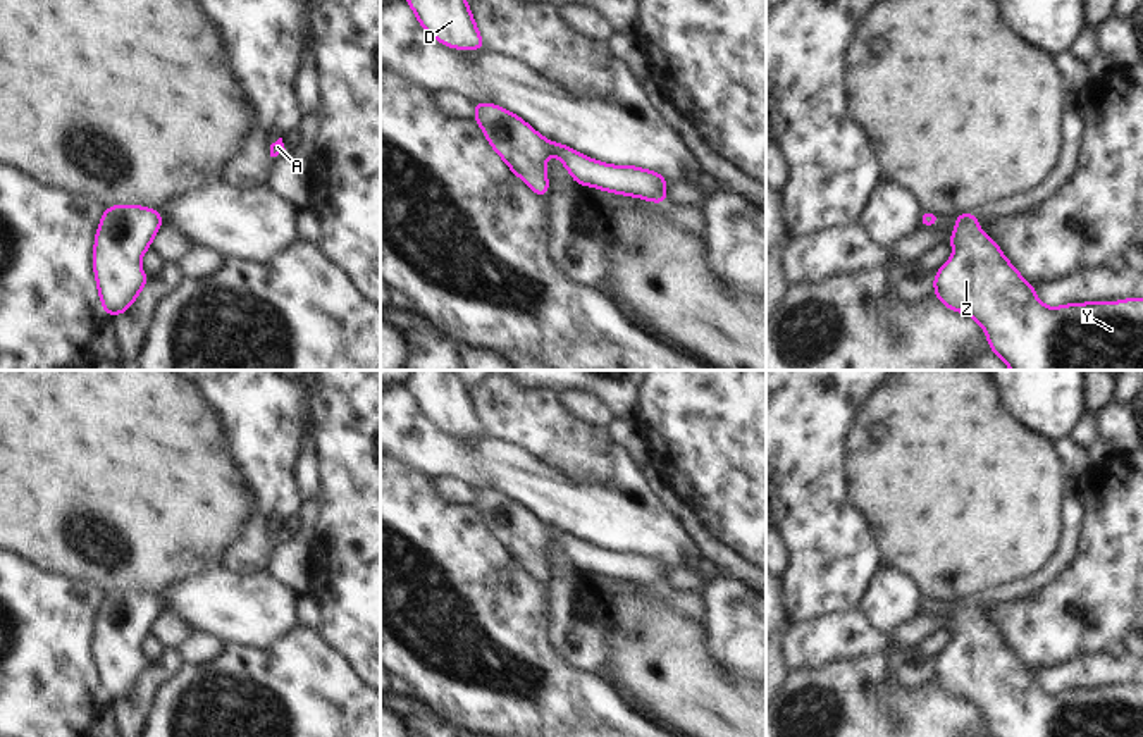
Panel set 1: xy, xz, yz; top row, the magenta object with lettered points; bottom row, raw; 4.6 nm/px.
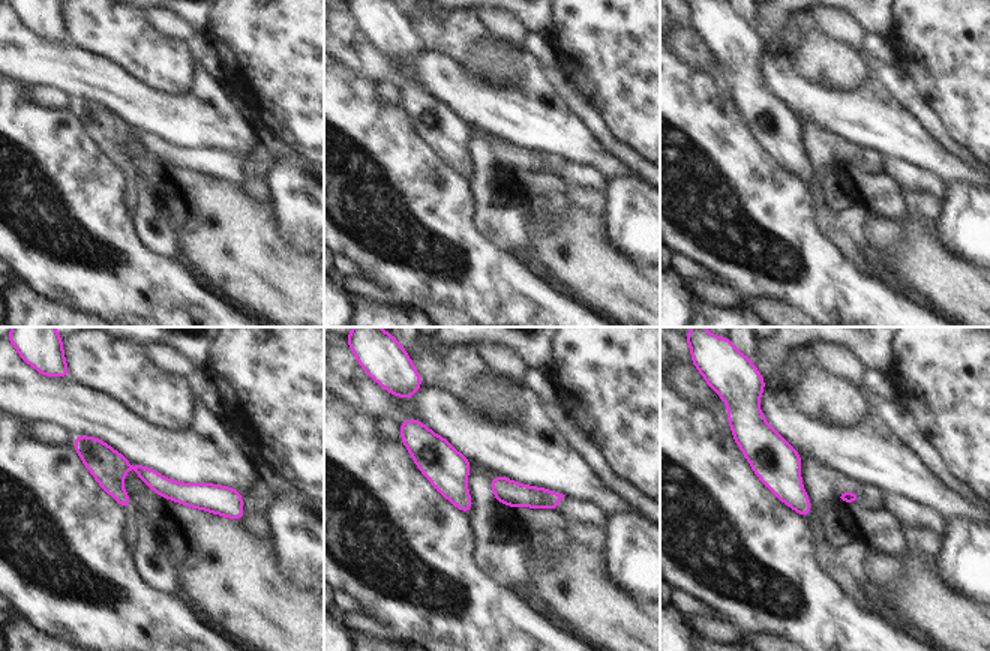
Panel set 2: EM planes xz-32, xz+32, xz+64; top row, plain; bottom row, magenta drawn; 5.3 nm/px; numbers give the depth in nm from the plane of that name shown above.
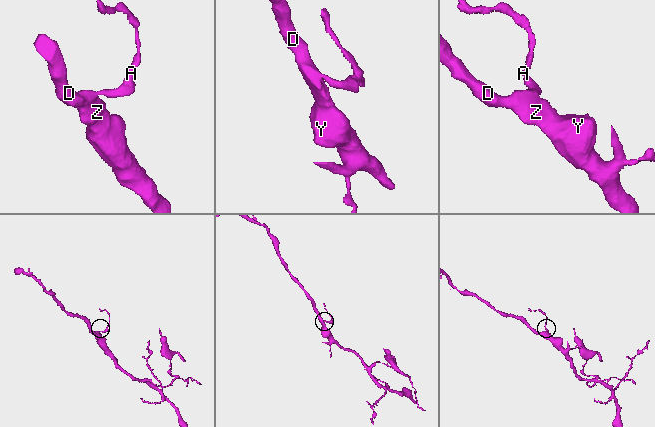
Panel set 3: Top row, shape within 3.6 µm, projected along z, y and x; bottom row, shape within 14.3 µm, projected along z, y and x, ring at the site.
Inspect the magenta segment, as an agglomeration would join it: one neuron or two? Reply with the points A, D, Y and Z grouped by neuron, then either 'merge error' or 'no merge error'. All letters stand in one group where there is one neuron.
A D Y Z | no merge error

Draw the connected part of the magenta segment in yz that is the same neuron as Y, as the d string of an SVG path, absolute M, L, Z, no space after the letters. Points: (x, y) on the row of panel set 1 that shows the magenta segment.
M957 214L948 245L955 248L947 263L935 272L935 296L950 310L967 313L986 332L988 346L1010 370L1143 370L1143 298L1122 301L1069 303L1057 308L1043 305L998 245L988 238L973 214Z

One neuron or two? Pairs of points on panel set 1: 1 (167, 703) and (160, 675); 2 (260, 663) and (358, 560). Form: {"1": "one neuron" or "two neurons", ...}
{"1": "two neurons", "2": "two neurons"}

